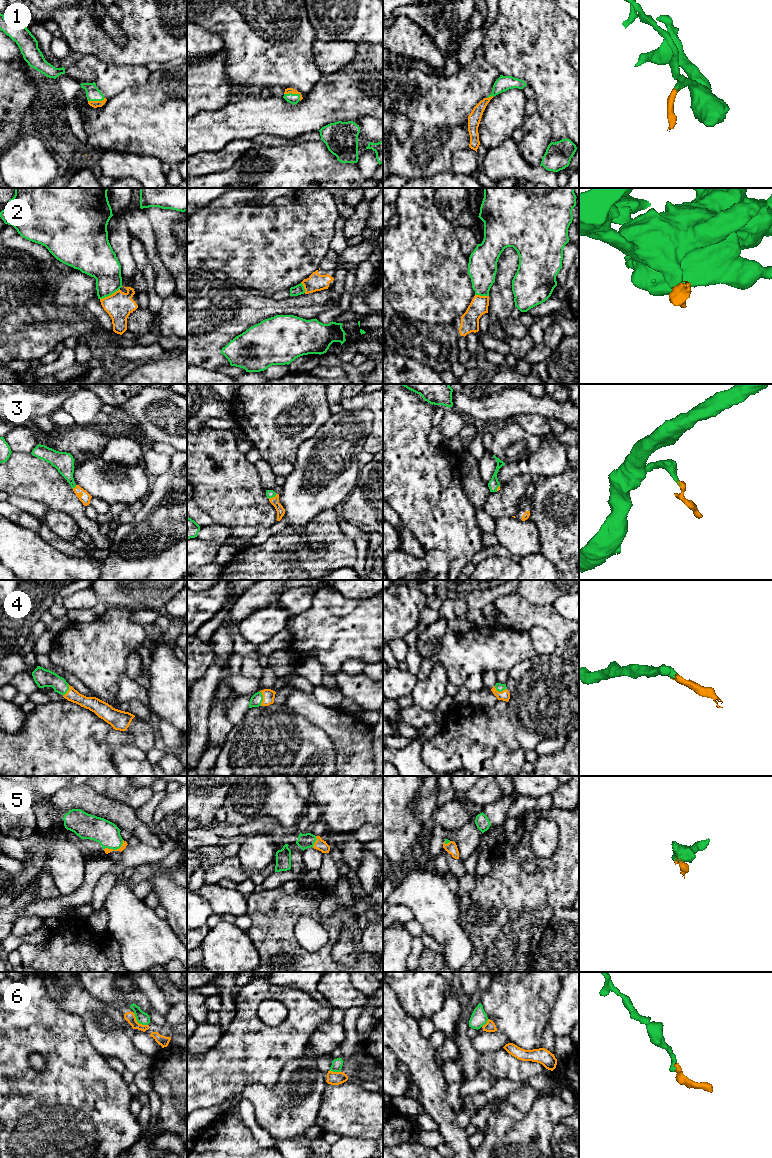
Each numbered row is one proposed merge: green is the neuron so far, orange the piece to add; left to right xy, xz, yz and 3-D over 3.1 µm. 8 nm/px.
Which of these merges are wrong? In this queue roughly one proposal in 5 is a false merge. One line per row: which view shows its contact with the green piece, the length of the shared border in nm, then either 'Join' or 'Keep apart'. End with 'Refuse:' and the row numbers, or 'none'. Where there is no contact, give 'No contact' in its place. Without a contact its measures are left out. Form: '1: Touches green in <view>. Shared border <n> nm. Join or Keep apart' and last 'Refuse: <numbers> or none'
1: Touches green in xz. Shared border 150 nm. Join
2: Touches green in xy. Shared border 180 nm. Keep apart
3: Touches green in xz. Shared border 80 nm. Join
4: Touches green in xz. Shared border 120 nm. Join
5: Touches green in xy. Shared border 180 nm. Join
6: Touches green in xy. Shared border 160 nm. Keep apart
Refuse: 2, 6

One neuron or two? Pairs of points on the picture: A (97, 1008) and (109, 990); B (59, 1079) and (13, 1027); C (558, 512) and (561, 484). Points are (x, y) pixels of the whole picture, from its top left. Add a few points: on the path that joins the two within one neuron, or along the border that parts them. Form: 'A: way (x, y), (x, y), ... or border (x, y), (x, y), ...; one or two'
A: border (83, 986), (93, 996), (108, 1005); two
B: way (59, 1063), (29, 1031); one
C: way (561, 505), (561, 491); one

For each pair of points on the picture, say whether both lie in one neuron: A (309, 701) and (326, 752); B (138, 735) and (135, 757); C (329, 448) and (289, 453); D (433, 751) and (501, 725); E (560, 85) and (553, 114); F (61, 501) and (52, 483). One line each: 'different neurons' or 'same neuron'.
A: different neurons
B: different neurons
C: different neurons
D: same neuron
E: same neuron
F: same neuron

